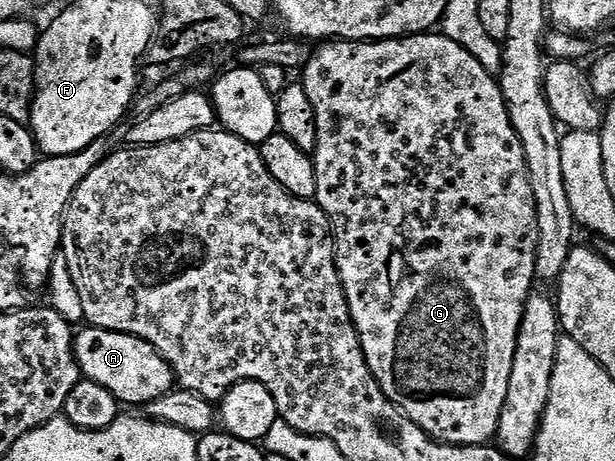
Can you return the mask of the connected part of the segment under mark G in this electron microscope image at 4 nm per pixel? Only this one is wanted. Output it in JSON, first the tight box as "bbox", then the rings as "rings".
{"bbox":[300,31,538,445],"rings":[[[427,31],[404,37],[392,37],[389,41],[340,41],[327,40],[319,49],[315,48],[310,54],[308,63],[300,71],[300,83],[304,91],[308,91],[308,99],[312,102],[312,111],[316,111],[316,147],[313,151],[314,170],[316,171],[316,203],[326,212],[330,220],[330,228],[336,246],[336,260],[338,262],[338,277],[342,281],[342,289],[346,292],[346,302],[350,308],[350,318],[358,332],[362,350],[366,356],[368,367],[384,391],[386,398],[394,405],[402,408],[402,413],[416,427],[420,427],[429,437],[441,441],[443,445],[485,445],[493,442],[498,436],[500,415],[504,411],[504,399],[508,399],[508,379],[512,379],[512,359],[516,355],[518,346],[518,332],[524,315],[526,301],[536,285],[534,264],[536,263],[536,247],[538,246],[538,216],[536,203],[532,199],[532,183],[528,179],[528,167],[524,159],[524,147],[520,147],[520,139],[508,119],[506,104],[502,98],[502,89],[499,87],[495,74],[489,73],[476,58],[468,55],[460,43],[448,39],[441,32]]]}

